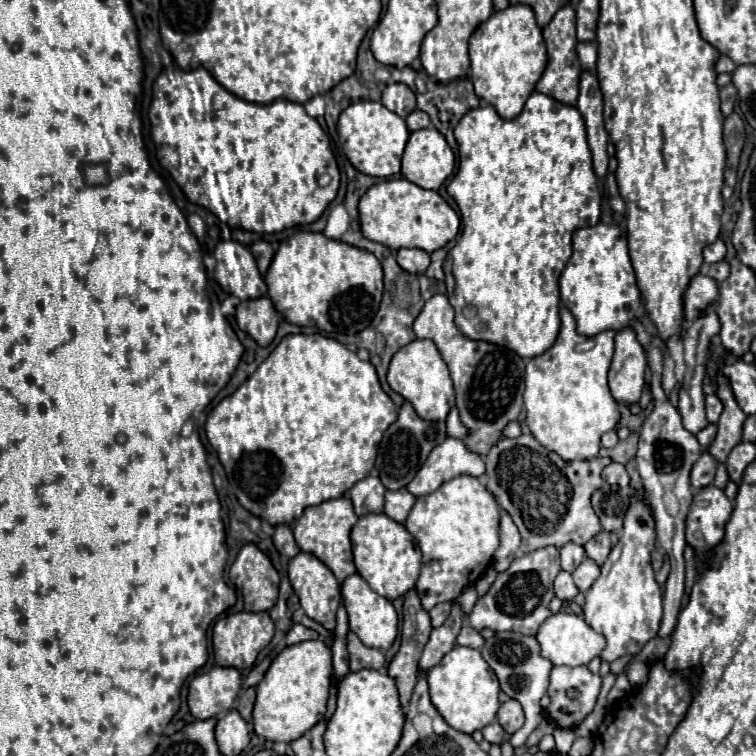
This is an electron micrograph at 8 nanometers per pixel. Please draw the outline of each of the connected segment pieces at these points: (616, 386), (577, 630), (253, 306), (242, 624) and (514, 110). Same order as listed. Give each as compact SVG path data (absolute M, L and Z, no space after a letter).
M623 328L615 336L615 354L609 368L609 390L617 404L633 406L643 392L645 354L631 328Z
M557 612L553 616L549 616L539 632L537 632L537 642L541 648L541 656L547 658L553 666L581 666L581 664L589 664L595 656L601 654L601 650L605 648L605 638L599 636L597 632L593 632L583 618L569 614L569 612Z
M267 296L257 300L245 300L237 306L237 326L247 332L259 346L267 348L279 326L279 312L273 308Z
M237 612L221 616L213 626L213 656L219 666L231 666L237 670L249 670L257 660L257 654L273 638L273 620L267 612Z
M517 4L495 12L469 38L469 58L471 82L477 98L495 106L497 114L505 120L519 116L547 64L545 42L541 28L537 28L533 10L525 4Z

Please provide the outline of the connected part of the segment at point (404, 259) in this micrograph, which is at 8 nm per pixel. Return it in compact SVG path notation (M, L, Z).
M403 248L397 252L397 264L409 274L425 274L425 270L429 268L429 254L417 248Z

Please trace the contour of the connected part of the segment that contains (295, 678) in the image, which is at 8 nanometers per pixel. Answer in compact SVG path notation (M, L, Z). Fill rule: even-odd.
M307 640L283 648L271 662L265 678L257 684L253 708L255 734L271 742L293 742L311 730L325 716L331 670L331 650L323 640Z

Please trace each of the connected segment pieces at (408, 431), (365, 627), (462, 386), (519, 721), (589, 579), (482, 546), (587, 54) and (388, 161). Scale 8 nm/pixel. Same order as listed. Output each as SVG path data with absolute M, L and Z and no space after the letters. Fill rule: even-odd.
M405 402L399 410L399 418L397 422L393 422L383 440L381 440L381 446L379 446L379 454L377 454L377 462L375 462L375 470L377 470L377 476L381 478L383 486L387 490L401 490L405 488L413 476L419 472L421 464L427 460L429 452L441 444L445 440L445 424L443 422L427 422L427 420L421 420L413 406L409 402Z
M353 574L353 576L349 576L349 580L343 582L341 594L345 598L351 632L355 632L359 636L359 640L369 648L377 648L377 650L383 650L383 652L389 650L389 646L395 642L397 632L399 632L397 630L399 618L397 618L397 612L395 612L391 600L373 592L359 574Z
M435 294L429 298L413 324L413 332L417 338L429 338L435 342L441 358L449 366L455 394L457 394L457 410L461 416L467 434L463 436L463 444L485 456L489 448L503 436L503 428L517 420L523 408L523 390L525 390L525 360L515 352L501 348L489 342L475 342L461 336L459 328L453 322L455 310L449 304L447 296Z
M507 700L505 704L501 704L501 708L497 712L497 722L503 726L503 730L507 734L517 732L525 724L525 716L523 716L521 704L517 700Z
M585 558L581 562L581 566L573 572L573 580L575 580L575 586L581 590L581 592L587 592L591 588L591 584L597 580L599 576L599 566L593 564L593 560Z
M457 476L445 482L441 488L427 496L419 496L415 506L405 520L407 532L417 540L423 554L421 574L415 584L415 590L421 598L423 608L429 612L439 602L453 602L473 580L479 580L489 568L493 554L499 544L499 506L493 500L493 494L473 476Z
M579 42L577 44L577 54L579 54L581 66L585 70L595 70L595 62L597 62L597 46L595 46L595 42Z
M361 100L345 108L337 122L339 142L349 162L363 174L375 178L389 178L401 172L401 156L409 138L405 120L395 112L389 112L381 102Z

